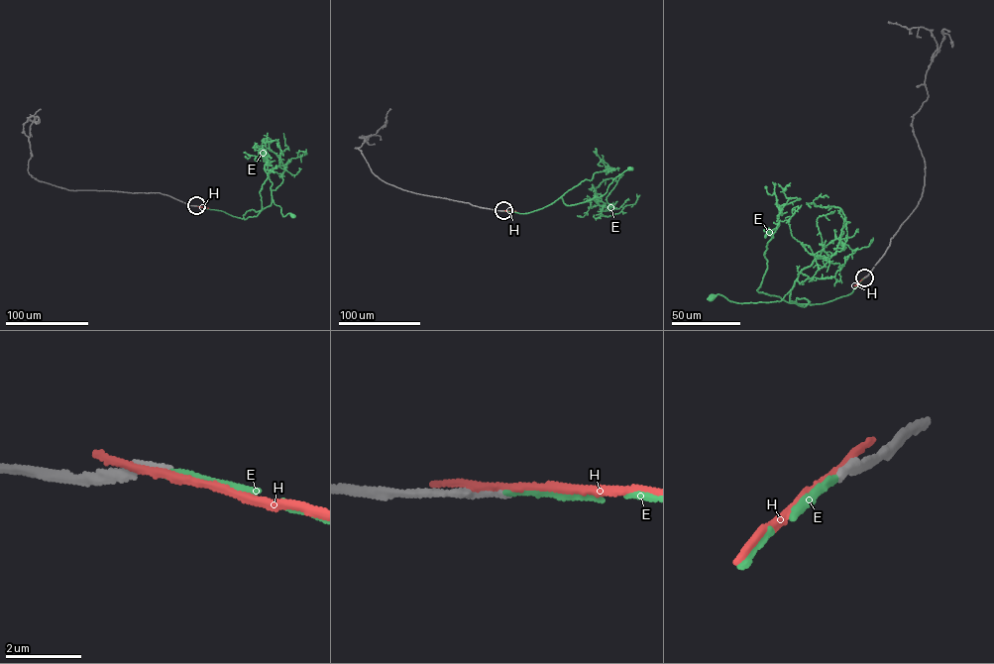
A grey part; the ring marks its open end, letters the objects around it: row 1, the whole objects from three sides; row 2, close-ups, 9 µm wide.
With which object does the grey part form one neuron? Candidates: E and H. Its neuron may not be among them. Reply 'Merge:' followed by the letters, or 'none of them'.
Merge: E

